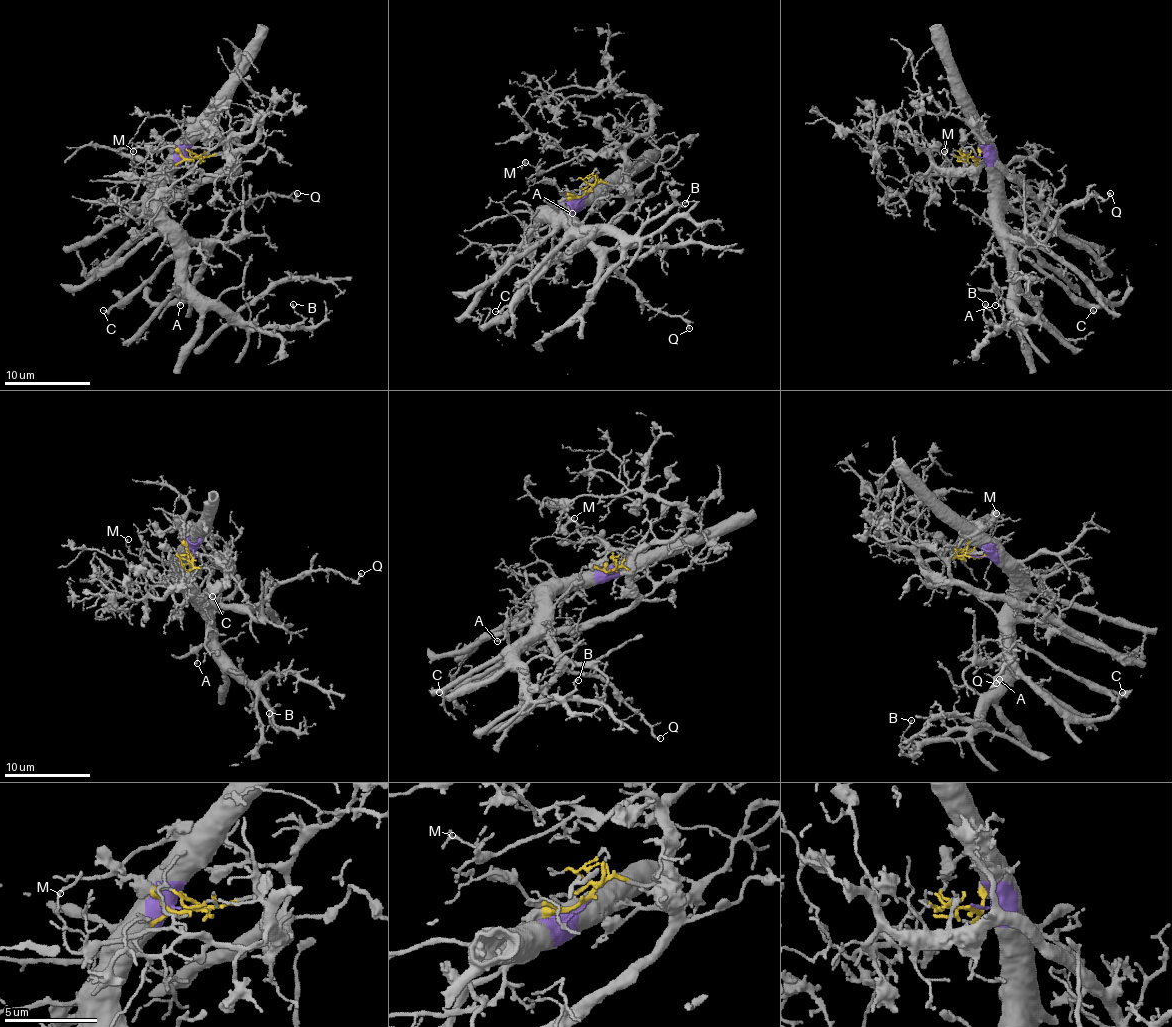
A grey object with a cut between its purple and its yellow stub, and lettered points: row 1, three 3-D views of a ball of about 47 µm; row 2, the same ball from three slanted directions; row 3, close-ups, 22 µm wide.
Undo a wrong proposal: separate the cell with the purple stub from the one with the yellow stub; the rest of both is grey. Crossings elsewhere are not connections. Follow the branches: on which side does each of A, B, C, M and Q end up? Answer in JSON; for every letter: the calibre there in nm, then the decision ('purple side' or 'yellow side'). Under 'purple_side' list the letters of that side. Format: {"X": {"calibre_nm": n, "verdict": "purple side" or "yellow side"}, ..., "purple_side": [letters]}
{"A": {"calibre_nm": 120, "verdict": "purple side"}, "B": {"calibre_nm": 140, "verdict": "purple side"}, "C": {"calibre_nm": 240, "verdict": "purple side"}, "M": {"calibre_nm": 110, "verdict": "yellow side"}, "Q": {"calibre_nm": 170, "verdict": "purple side"}, "purple_side": ["A", "B", "C", "Q"]}

